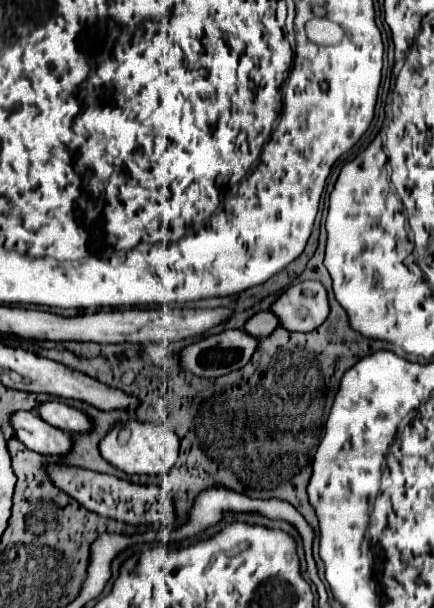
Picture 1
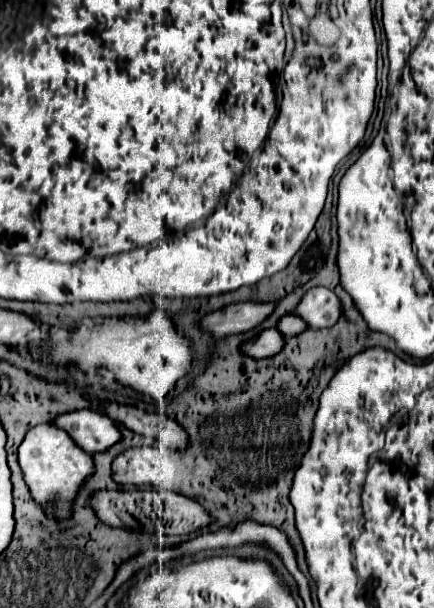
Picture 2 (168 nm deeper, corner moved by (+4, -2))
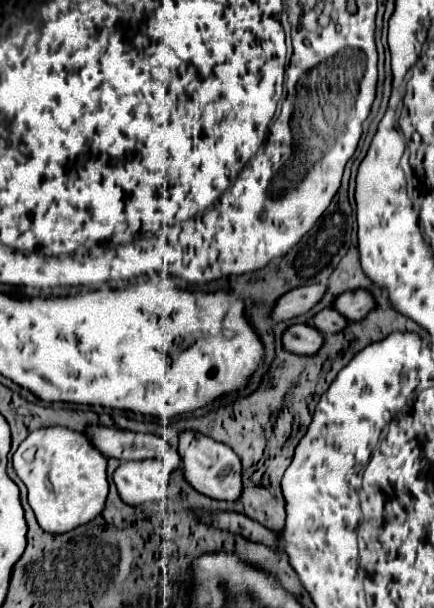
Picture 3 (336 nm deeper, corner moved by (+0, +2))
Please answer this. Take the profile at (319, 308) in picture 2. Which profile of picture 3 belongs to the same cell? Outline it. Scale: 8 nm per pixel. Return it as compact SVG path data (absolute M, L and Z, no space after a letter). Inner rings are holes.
M364 289L344 291L332 303L332 309L336 309L348 321L360 321L372 307L374 307L374 301L370 293Z

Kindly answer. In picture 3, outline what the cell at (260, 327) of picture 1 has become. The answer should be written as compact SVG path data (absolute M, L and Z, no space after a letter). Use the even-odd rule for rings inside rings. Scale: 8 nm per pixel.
M324 309L312 317L312 327L316 327L324 335L342 331L346 325L348 325L348 321L334 309Z

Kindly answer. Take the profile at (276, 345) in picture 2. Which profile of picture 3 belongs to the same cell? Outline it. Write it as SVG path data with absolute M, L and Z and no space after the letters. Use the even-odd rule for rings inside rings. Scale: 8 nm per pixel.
M290 325L282 333L282 347L290 353L302 353L302 355L312 355L318 351L322 343L322 333L318 333L312 325Z

